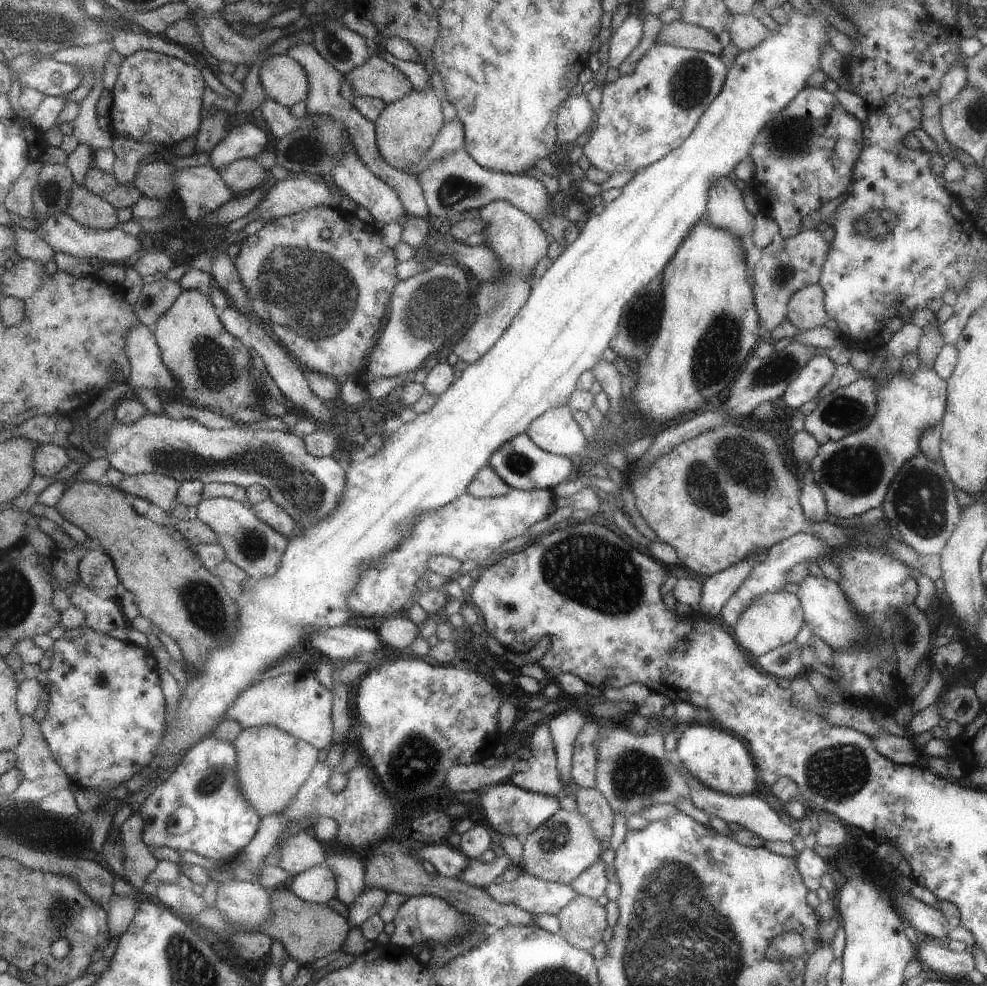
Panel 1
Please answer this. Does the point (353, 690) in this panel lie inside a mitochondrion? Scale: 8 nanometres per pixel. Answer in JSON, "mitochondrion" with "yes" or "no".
{"mitochondrion":"no"}

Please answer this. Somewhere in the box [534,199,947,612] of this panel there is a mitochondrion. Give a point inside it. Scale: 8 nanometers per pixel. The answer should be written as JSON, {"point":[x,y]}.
{"point":[704,483]}

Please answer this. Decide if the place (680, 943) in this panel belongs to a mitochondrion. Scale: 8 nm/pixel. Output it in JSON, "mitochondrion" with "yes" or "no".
{"mitochondrion":"yes"}

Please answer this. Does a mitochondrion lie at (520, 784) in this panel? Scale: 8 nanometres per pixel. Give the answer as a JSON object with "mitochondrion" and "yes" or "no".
{"mitochondrion":"no"}

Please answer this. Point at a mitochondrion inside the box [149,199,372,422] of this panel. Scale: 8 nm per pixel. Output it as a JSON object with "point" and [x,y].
{"point":[296,282]}

